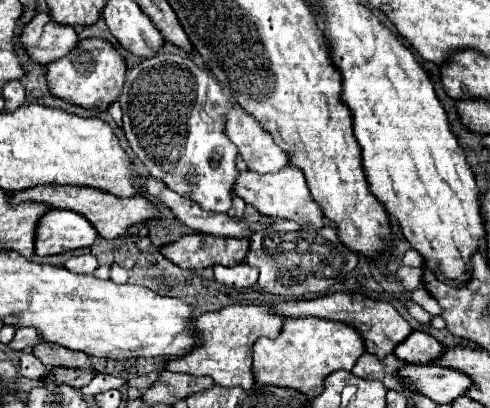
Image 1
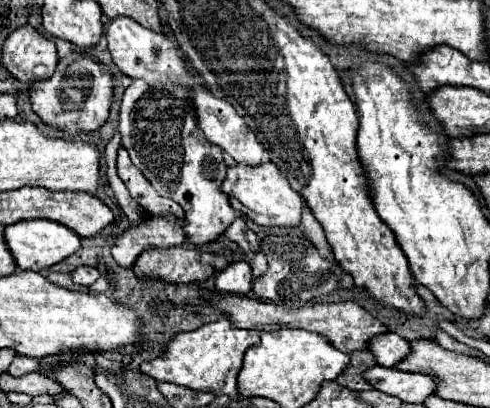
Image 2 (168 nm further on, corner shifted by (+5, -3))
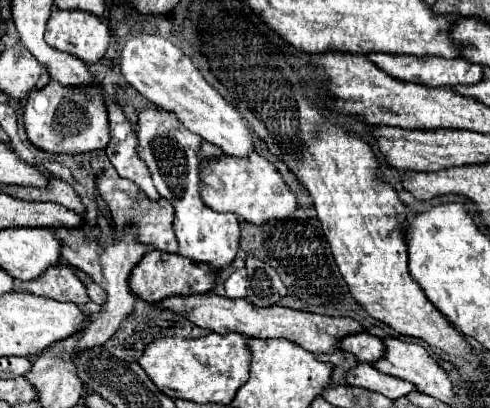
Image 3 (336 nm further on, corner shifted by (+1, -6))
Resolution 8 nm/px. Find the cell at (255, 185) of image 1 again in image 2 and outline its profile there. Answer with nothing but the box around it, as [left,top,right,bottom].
[220,163,304,227]

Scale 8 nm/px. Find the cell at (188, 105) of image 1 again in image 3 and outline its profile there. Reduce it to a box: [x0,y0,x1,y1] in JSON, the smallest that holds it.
[138,104,240,270]

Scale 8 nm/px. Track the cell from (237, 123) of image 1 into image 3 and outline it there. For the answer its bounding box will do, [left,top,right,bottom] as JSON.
[120,34,254,158]

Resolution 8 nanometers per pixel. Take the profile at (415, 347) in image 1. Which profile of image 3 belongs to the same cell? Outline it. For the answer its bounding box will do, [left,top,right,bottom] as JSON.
[342,332,384,364]

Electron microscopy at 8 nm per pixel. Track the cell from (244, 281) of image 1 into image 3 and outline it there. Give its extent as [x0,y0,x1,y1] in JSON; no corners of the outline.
[224,268,246,298]

